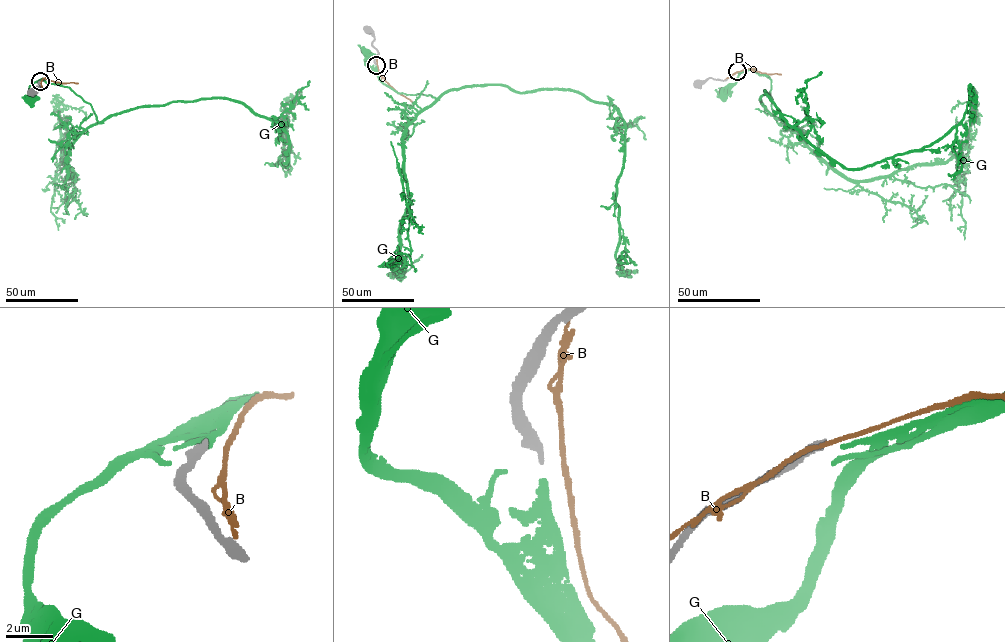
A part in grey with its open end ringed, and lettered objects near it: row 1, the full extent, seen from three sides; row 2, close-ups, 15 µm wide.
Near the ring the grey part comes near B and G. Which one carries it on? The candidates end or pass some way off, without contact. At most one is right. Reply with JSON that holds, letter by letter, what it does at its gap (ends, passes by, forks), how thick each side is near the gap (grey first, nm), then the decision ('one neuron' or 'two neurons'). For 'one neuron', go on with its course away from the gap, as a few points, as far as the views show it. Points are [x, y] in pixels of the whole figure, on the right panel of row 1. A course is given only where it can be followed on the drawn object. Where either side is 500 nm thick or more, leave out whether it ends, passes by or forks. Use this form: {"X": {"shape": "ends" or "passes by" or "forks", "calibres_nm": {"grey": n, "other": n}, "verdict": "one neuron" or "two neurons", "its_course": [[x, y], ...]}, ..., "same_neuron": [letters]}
{"B": {"shape": "passes by", "calibres_nm": {"grey": 280, "other": 180}, "verdict": "two neurons"}, "G": {"shape": "ends", "calibres_nm": {"grey": 280, "other": 240}, "verdict": "two neurons"}, "same_neuron": []}

